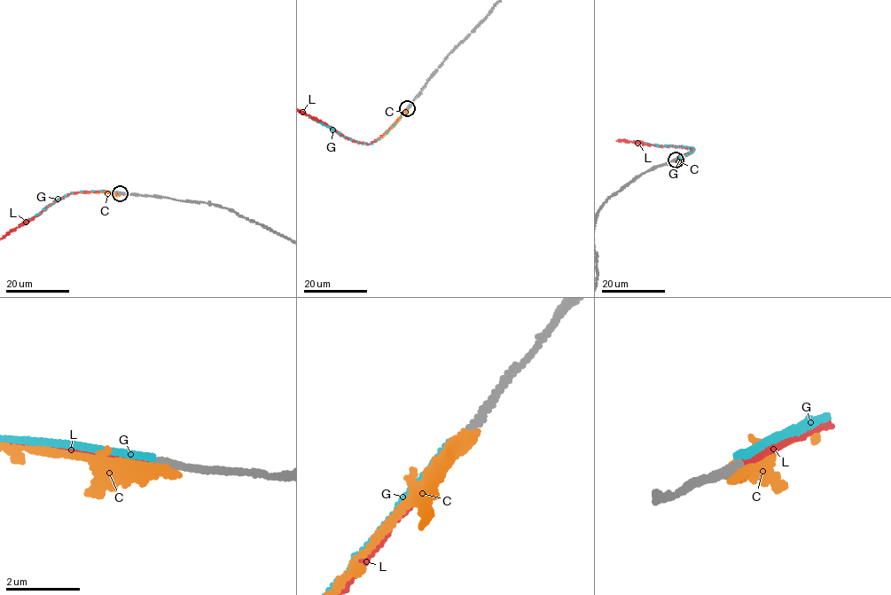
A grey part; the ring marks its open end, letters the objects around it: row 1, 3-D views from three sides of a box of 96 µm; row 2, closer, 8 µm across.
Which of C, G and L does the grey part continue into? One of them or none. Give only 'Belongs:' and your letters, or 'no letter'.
Belongs: L

